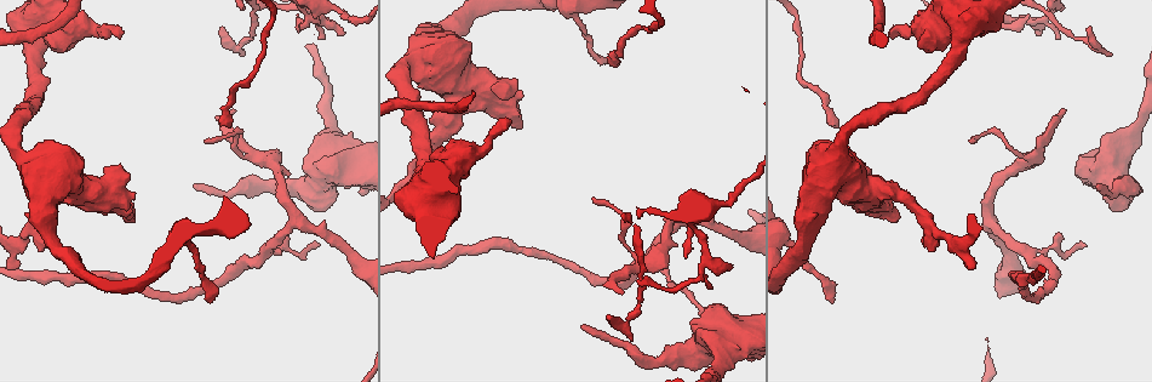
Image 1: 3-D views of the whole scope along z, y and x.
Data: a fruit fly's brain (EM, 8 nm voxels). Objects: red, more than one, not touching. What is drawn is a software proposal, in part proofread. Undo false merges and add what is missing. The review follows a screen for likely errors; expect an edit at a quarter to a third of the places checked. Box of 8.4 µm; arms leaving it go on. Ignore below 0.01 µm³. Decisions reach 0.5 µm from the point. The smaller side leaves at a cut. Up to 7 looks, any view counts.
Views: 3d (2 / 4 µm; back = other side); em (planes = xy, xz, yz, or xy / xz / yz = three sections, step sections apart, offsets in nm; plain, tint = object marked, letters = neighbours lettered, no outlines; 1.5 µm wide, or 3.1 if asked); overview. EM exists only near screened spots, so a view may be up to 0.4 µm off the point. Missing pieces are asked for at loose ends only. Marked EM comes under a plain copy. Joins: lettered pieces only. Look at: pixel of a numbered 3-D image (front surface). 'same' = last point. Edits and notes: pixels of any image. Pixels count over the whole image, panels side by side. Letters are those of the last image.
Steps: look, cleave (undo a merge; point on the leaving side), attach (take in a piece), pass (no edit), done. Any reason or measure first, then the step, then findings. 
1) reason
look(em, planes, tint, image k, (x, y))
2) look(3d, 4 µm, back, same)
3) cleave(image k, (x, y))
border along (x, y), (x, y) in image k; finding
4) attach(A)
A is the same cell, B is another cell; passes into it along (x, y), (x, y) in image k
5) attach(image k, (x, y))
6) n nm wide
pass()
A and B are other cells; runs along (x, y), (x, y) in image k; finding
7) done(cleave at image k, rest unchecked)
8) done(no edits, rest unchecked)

look(em, planes, letters, image 1, (38, 249))

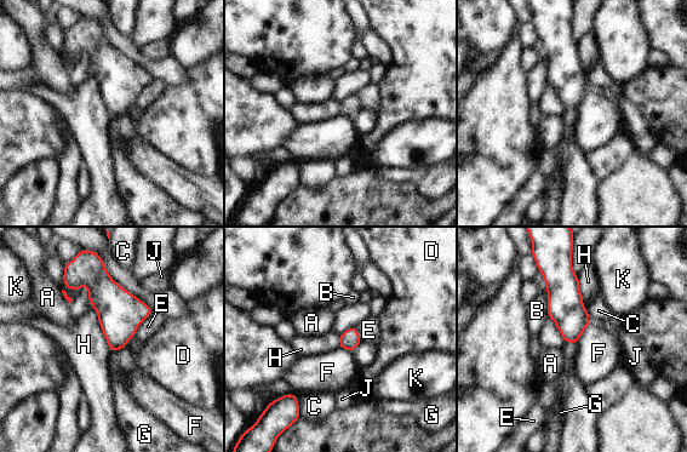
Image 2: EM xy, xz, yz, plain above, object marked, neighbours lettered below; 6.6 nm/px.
pass()
A, B, C, D, E, F, G, H, J and K are other cells; border along (90, 302), (110, 350) in image 2; no lettered piece goes on from it

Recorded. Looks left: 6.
an open end
look(em, yz, step 8, letters, image 1, (970, 143))

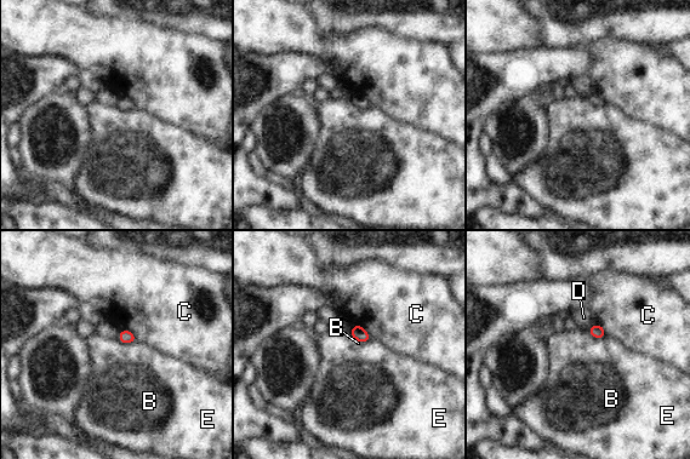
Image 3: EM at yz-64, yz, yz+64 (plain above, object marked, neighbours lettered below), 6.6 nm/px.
pass()
B, C, D and E are other cells; border along (586, 331), (597, 338), (605, 337) in image 3; no lettered piece goes on from it

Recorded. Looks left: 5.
tapers out
look(em, planes, letters, image 1, (1080, 243))

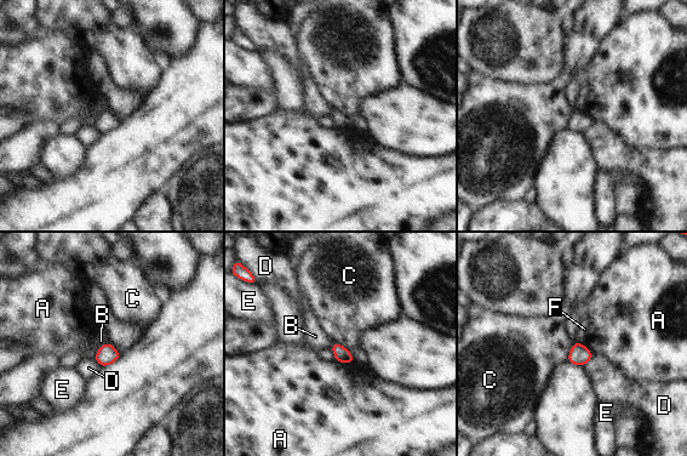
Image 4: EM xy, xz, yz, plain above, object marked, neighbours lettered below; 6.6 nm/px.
100 nm wide; A touches over 130 nm
pass()
A, B, C, D, E and F are other cells; none of them fits

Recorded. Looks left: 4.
done(no edits, rest unchecked)

